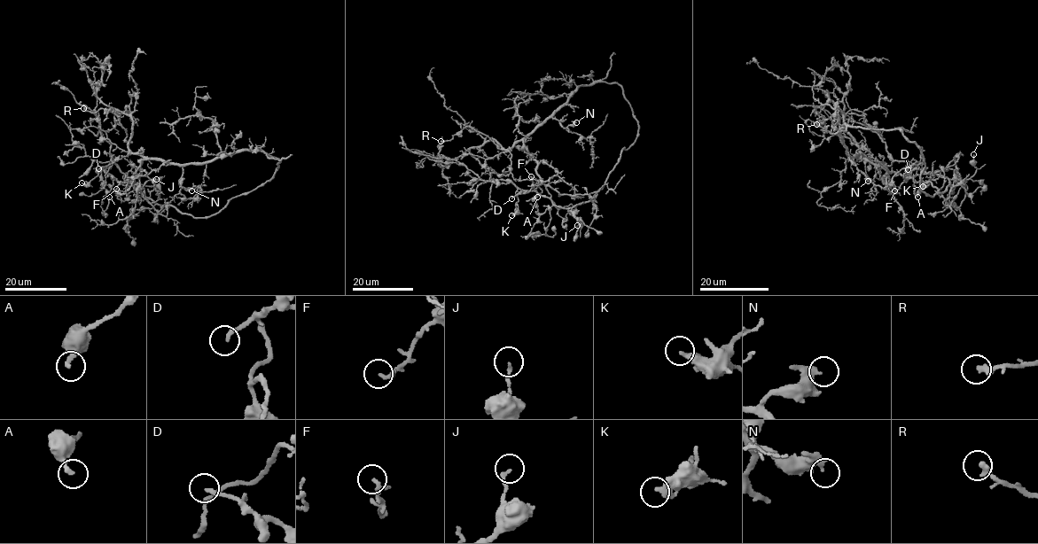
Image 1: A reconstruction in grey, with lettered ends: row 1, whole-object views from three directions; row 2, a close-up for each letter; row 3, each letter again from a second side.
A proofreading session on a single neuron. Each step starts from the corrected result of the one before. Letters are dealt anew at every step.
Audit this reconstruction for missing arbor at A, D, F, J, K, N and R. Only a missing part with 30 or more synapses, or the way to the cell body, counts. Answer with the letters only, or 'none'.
none

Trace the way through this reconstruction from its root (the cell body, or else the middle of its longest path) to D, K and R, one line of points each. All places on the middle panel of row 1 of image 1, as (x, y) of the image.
D: (515, 144), (522, 141), (522, 148), (537, 161), (536, 174), (541, 182), (511, 198)
K: (515, 144), (522, 141), (522, 148), (537, 161), (541, 183), (533, 190), (517, 190), (518, 212), (511, 215)
R: (515, 144), (507, 150), (501, 149), (488, 137), (469, 127), (454, 134), (452, 139), (440, 141)

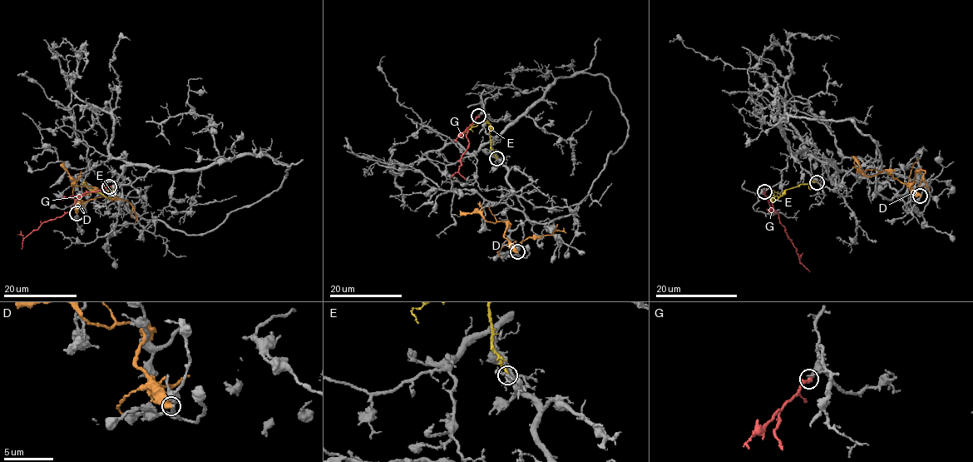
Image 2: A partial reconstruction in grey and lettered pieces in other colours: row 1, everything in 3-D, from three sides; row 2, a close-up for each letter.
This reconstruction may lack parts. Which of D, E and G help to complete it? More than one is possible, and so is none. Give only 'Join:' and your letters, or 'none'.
Join: none

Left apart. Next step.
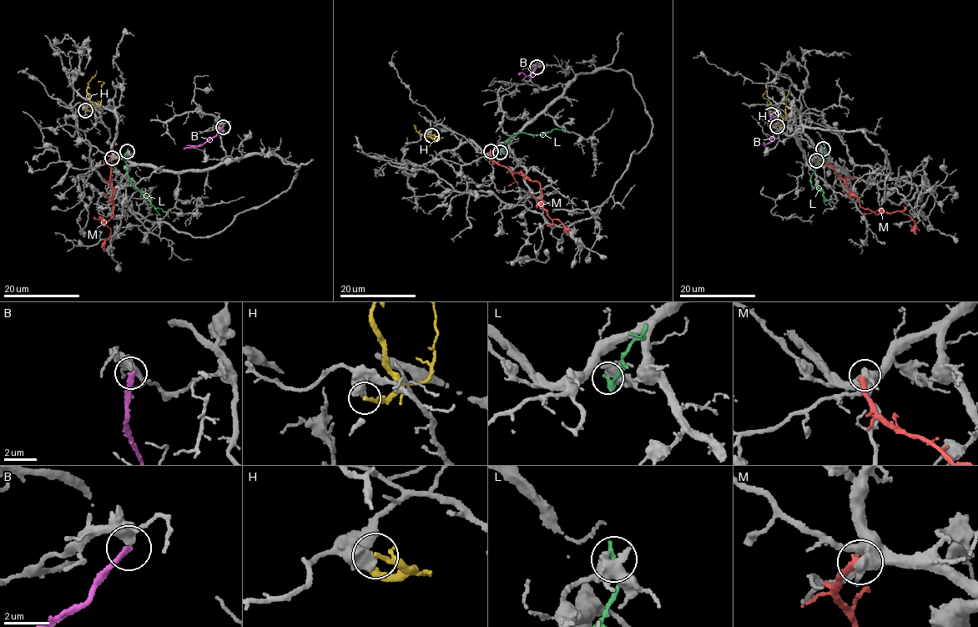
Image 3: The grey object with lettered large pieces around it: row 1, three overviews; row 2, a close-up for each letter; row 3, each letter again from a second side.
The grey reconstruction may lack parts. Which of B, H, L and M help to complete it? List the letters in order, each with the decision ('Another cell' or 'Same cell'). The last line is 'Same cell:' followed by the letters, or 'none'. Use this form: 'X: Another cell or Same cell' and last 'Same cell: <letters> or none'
B: Another cell
H: Another cell
L: Another cell
M: Another cell
Same cell: none

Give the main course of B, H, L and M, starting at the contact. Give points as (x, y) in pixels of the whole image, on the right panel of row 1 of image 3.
B: (771, 114), (769, 124), (773, 136), (764, 146)
H: (776, 125), (780, 124), (783, 118), (763, 95), (767, 86)
L: (822, 149), (824, 154), (816, 164), (811, 183), (813, 186), (821, 189), (824, 199), (829, 200)
M: (816, 160), (834, 168), (837, 176), (844, 180), (863, 208), (878, 214), (901, 211), (913, 219), (915, 234)

